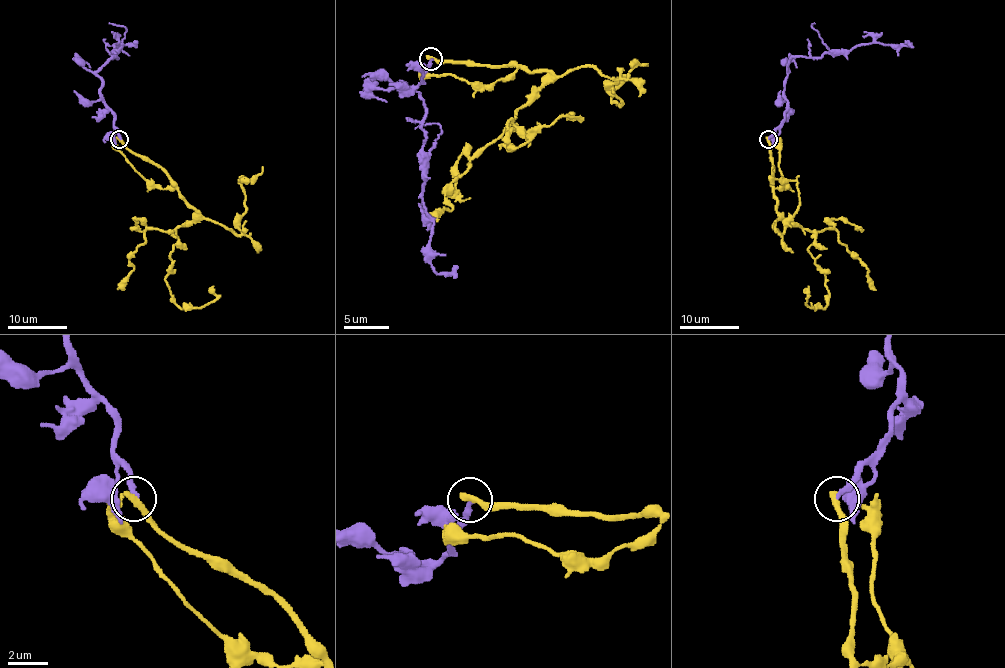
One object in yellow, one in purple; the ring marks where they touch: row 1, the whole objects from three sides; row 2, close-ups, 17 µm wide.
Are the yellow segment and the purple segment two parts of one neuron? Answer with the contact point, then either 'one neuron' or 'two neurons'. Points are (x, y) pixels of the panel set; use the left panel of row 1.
(119, 139) | two neurons

